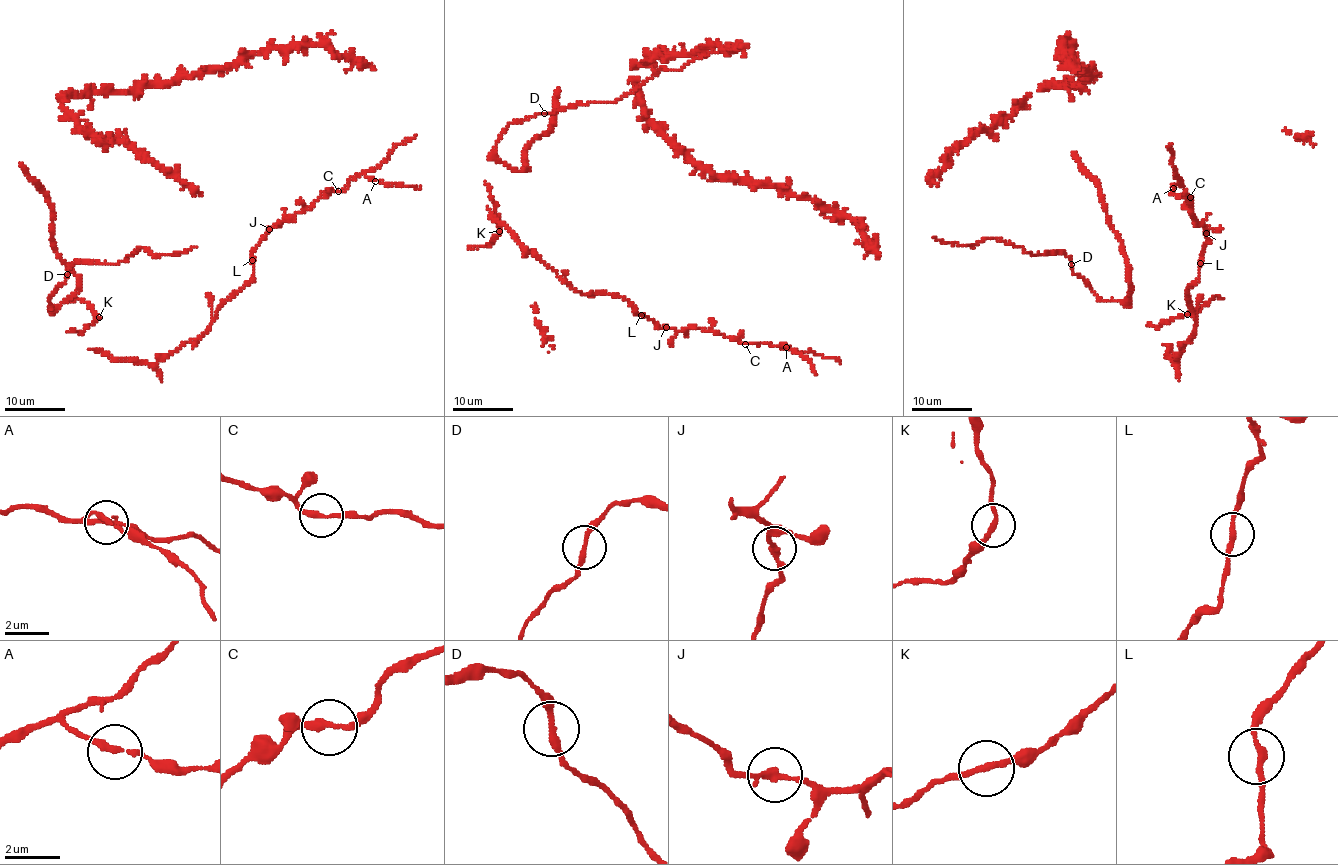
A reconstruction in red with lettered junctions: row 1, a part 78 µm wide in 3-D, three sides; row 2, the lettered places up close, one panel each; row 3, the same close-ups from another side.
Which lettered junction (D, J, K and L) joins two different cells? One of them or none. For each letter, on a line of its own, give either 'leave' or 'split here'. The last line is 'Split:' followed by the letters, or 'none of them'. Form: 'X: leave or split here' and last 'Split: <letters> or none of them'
D: leave
J: leave
K: leave
L: leave
Split: none of them

